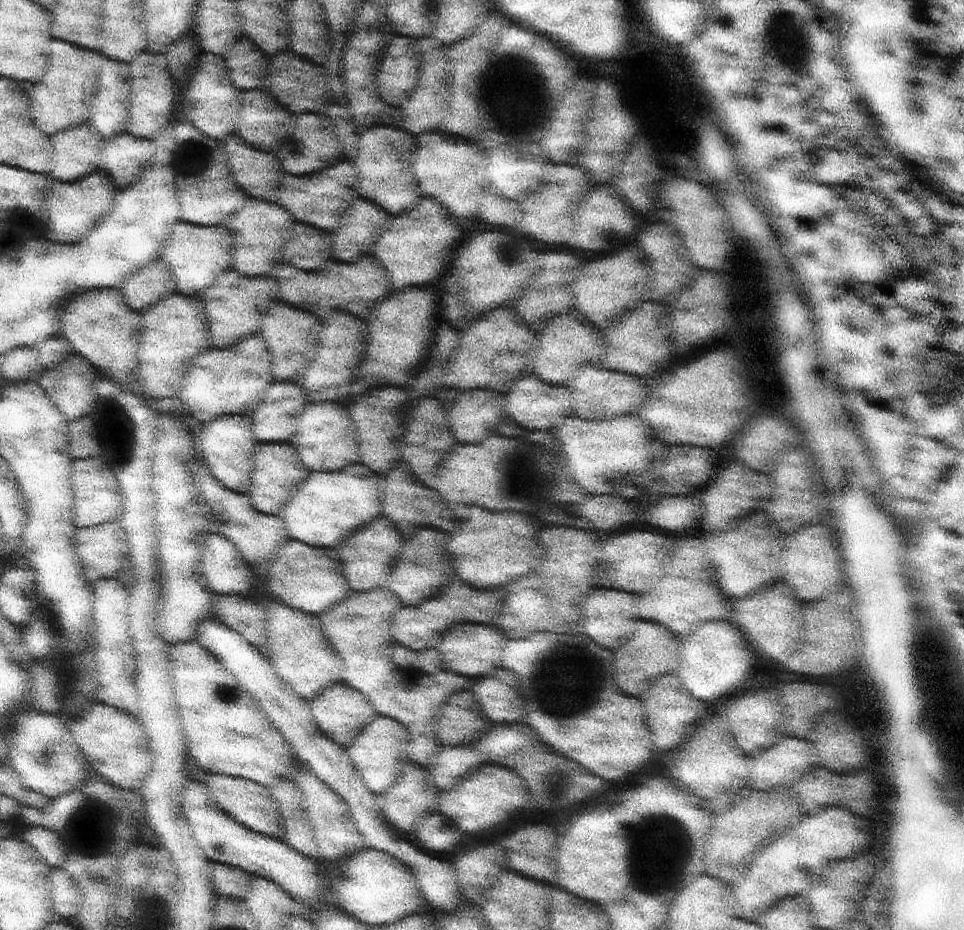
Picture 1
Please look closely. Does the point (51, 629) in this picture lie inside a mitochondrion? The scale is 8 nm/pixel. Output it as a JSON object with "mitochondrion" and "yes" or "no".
{"mitochondrion":"yes"}

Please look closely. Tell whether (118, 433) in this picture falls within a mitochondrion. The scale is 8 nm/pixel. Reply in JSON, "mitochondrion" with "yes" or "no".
{"mitochondrion":"yes"}

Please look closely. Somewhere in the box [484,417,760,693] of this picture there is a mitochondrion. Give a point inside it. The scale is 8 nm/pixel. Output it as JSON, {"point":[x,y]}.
{"point":[562,652]}

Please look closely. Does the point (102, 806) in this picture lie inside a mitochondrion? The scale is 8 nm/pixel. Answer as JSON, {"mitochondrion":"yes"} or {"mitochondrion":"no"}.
{"mitochondrion":"yes"}

